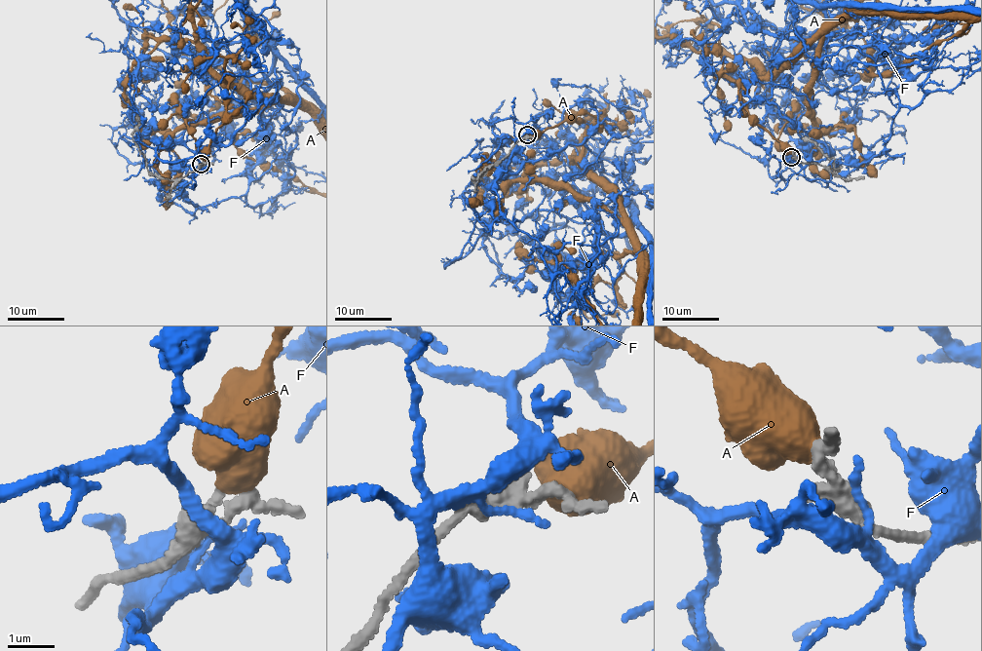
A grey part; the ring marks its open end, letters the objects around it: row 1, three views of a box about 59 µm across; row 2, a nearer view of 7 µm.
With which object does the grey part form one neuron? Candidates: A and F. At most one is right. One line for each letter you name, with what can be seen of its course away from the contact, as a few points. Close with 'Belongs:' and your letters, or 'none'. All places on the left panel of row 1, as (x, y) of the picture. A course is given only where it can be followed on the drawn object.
Belongs: none

